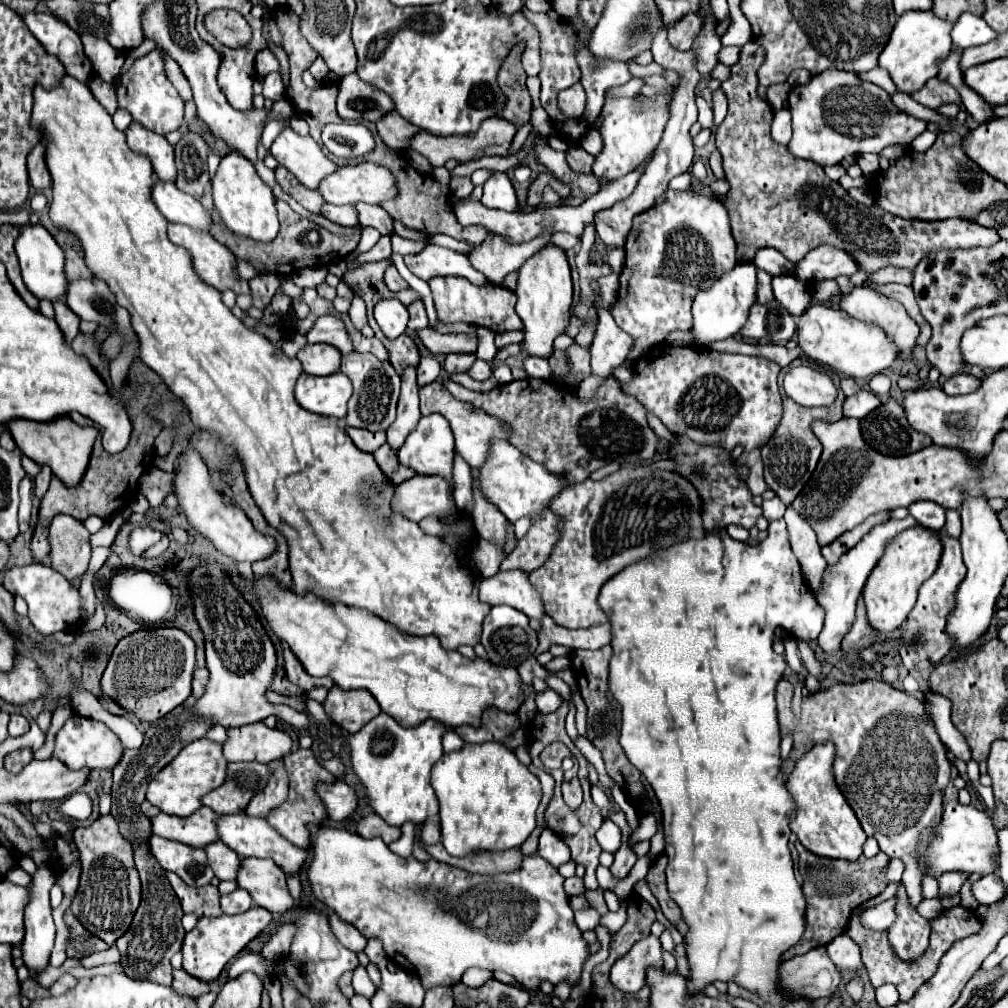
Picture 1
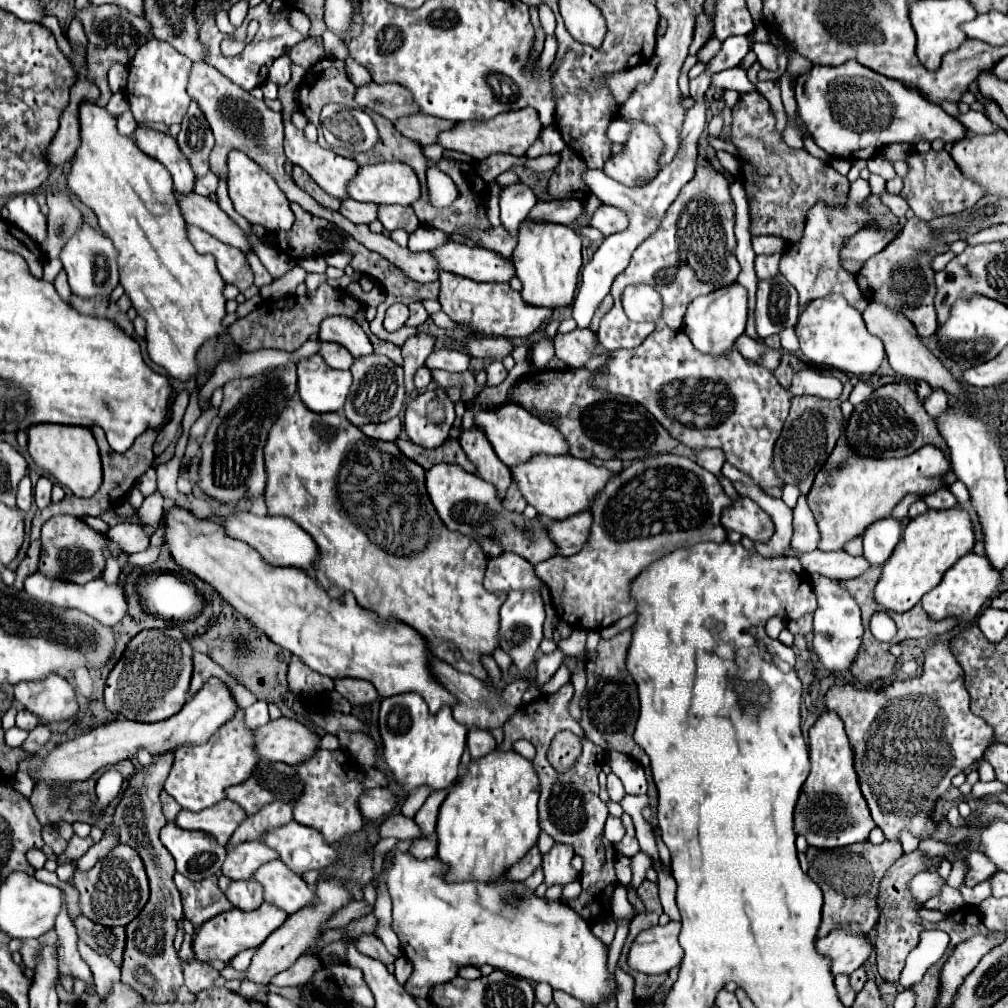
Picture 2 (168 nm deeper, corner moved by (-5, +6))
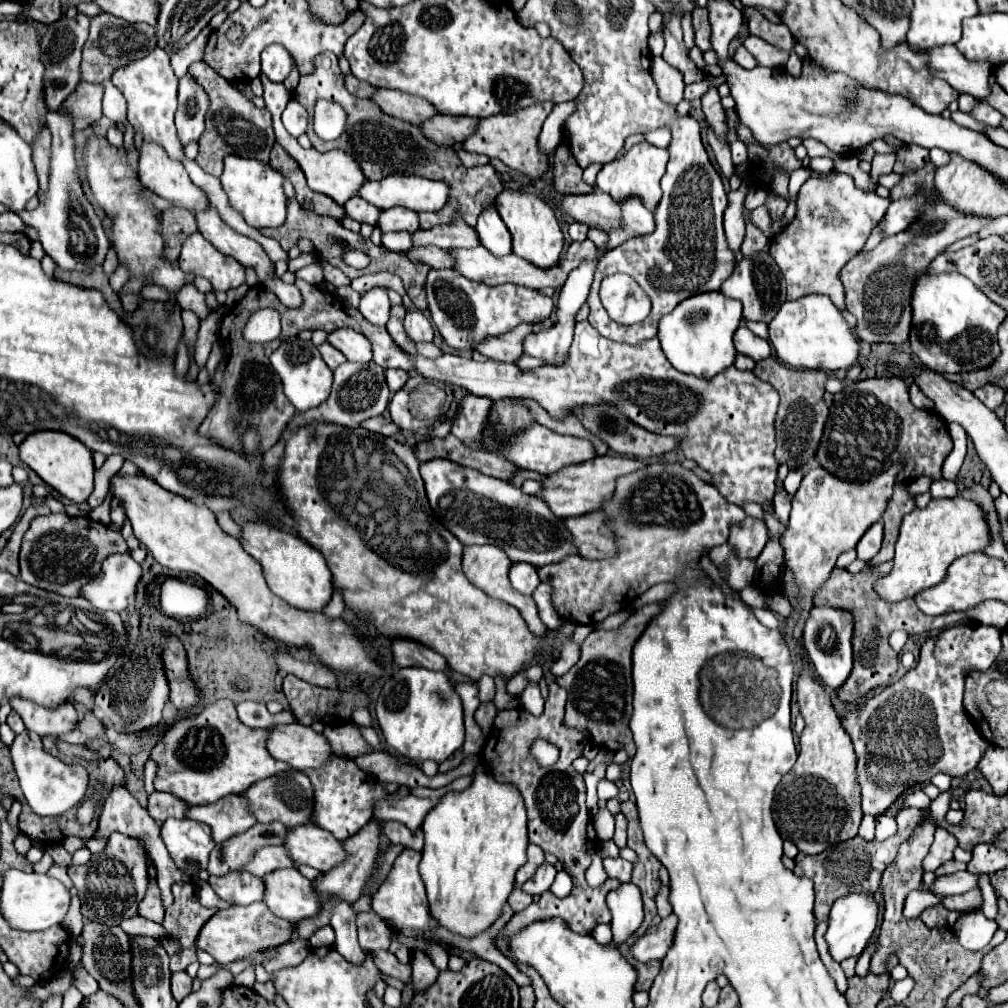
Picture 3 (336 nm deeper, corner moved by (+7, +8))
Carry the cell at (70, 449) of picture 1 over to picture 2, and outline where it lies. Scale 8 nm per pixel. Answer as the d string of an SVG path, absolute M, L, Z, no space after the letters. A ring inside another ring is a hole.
M34 424L28 428L28 452L40 468L50 472L58 480L58 484L62 484L80 498L92 496L102 484L98 446L90 428L64 424Z

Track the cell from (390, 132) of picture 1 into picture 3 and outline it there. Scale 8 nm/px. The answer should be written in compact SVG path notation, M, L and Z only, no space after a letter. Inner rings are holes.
M438 114L426 120L420 128L424 136L428 136L432 142L452 146L456 142L464 142L470 136L470 132L478 128L478 122L480 120L470 116L440 116Z

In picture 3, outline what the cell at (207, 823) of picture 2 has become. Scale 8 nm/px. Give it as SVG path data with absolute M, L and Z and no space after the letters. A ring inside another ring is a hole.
M228 796L208 806L192 806L188 818L208 824L212 828L214 842L224 842L256 824L244 796Z

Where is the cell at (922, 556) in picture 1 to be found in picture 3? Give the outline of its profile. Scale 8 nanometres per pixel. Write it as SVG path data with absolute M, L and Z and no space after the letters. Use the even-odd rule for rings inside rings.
M962 496L932 500L926 508L916 508L904 516L896 542L894 568L876 582L876 592L888 602L914 598L918 592L936 586L946 578L948 566L970 552L982 552L992 542L984 510Z

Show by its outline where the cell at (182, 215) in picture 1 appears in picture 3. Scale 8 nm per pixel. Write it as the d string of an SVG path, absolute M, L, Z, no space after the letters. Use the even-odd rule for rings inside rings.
M212 206L208 210L204 210L204 212L198 212L196 220L198 220L200 234L218 252L222 252L226 256L232 256L244 268L252 268L256 272L256 276L258 276L260 282L264 282L270 276L274 276L274 262L270 262L270 258L266 256L266 252L262 250L262 246L256 240L234 232L218 216L218 212Z

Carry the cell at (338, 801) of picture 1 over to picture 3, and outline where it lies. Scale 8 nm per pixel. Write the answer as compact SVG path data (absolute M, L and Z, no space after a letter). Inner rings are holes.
M388 796L386 800L376 802L374 806L374 816L378 820L398 820L402 824L406 824L408 828L420 828L426 814L434 808L432 800L428 798L416 798L416 796L406 796L406 798L398 798L398 796Z

